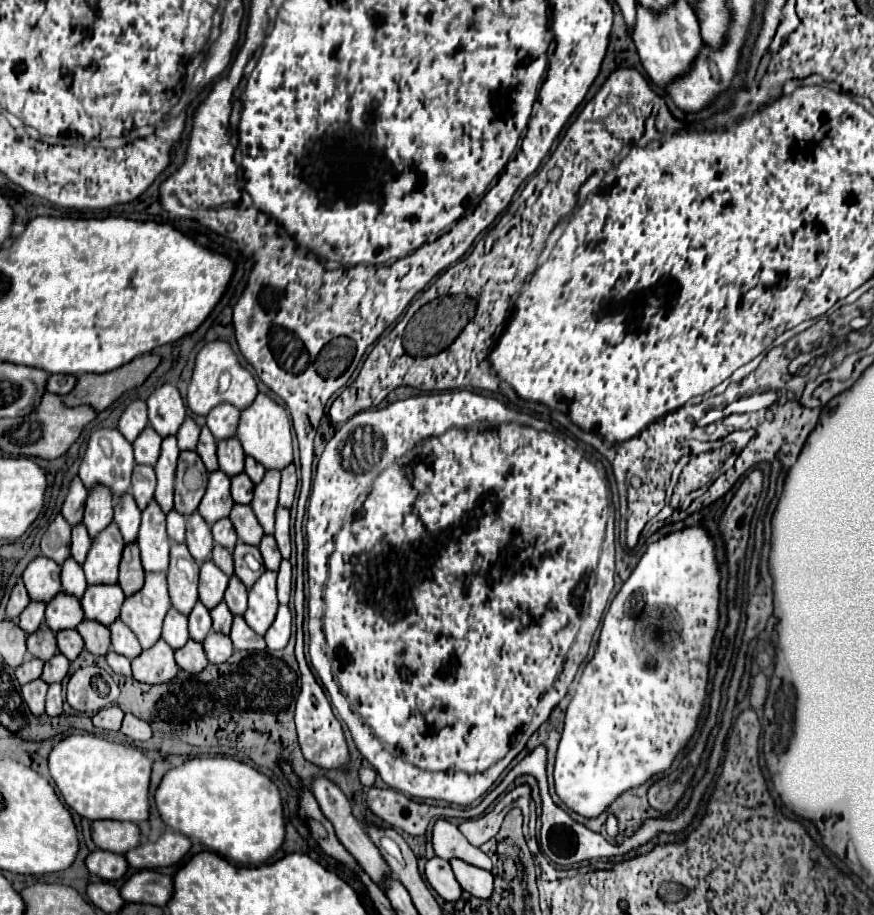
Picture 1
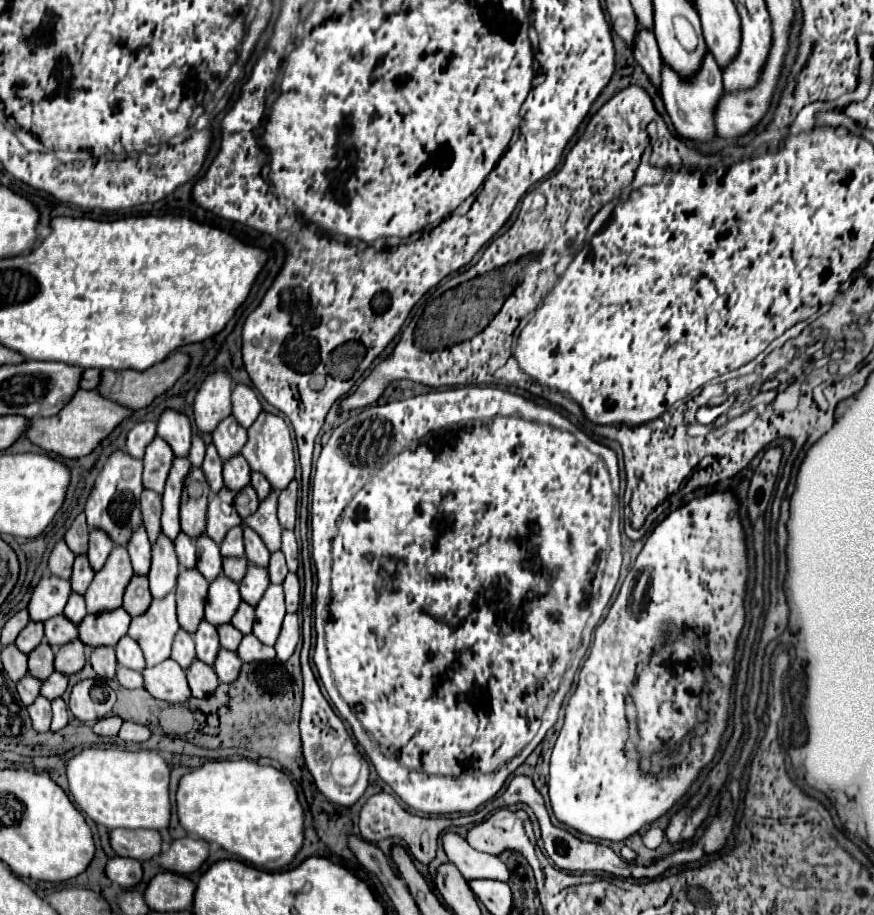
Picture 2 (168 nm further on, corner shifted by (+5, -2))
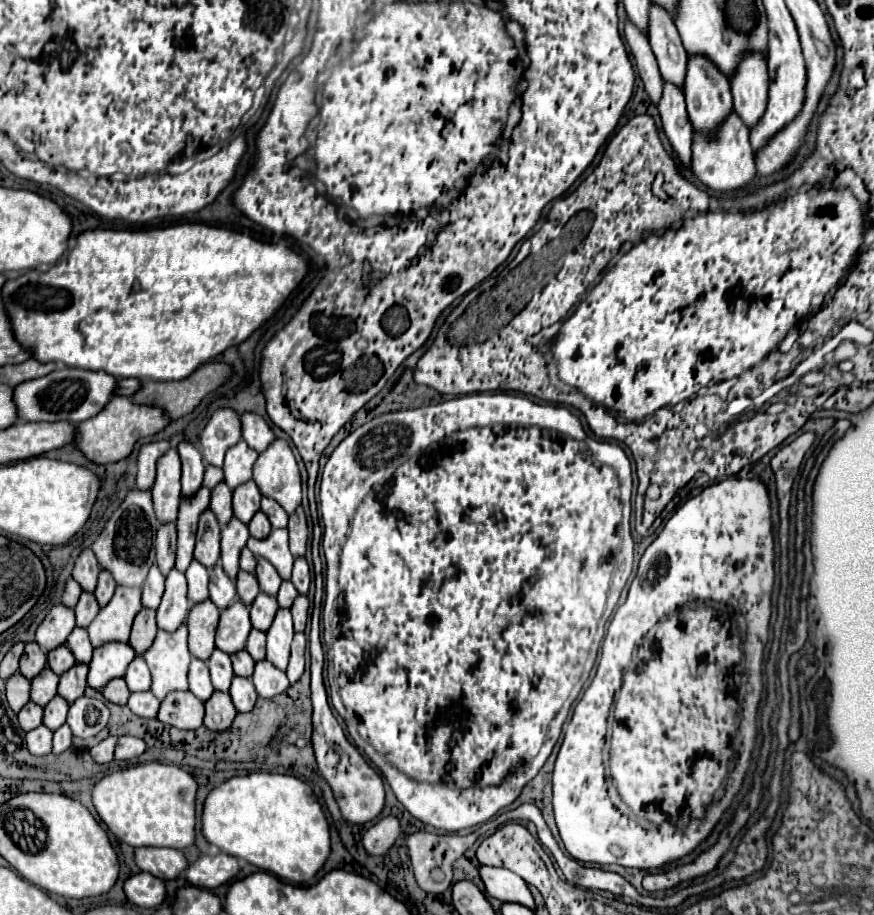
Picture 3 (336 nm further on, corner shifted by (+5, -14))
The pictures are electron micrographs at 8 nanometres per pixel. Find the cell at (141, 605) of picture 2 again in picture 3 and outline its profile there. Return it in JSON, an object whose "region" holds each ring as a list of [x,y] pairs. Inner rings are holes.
{"region":[[[142,607],[140,613],[136,615],[134,623],[132,623],[132,633],[130,633],[130,645],[134,647],[136,653],[142,653],[144,649],[150,647],[152,639],[156,637],[156,619],[154,619],[154,611],[148,607]]]}

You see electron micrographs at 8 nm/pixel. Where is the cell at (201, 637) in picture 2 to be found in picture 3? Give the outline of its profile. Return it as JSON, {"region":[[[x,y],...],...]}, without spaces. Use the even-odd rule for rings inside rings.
{"region":[[[214,649],[210,659],[208,659],[208,669],[210,669],[210,677],[212,677],[212,685],[214,689],[218,691],[228,691],[228,683],[234,675],[232,671],[232,663],[230,663],[230,655],[220,651],[220,649]]]}

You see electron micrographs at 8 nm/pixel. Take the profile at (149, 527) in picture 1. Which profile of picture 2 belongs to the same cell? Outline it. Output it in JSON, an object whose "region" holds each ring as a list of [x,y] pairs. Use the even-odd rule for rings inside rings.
{"region":[[[160,535],[158,543],[152,545],[152,567],[148,573],[150,591],[154,599],[162,599],[164,595],[174,591],[178,573],[180,573],[180,563],[176,559],[172,541],[166,535]]]}

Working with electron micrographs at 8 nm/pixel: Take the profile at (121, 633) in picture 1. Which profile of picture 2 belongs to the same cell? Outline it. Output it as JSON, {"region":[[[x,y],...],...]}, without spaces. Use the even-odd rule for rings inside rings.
{"region":[[[122,637],[120,643],[116,645],[116,657],[118,657],[118,663],[122,667],[128,667],[132,671],[144,671],[146,663],[144,663],[144,655],[138,647],[138,643],[132,641],[132,637]]]}

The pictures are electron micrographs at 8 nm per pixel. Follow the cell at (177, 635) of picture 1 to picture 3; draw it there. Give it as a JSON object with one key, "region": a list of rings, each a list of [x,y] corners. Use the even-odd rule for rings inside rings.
{"region":[[[192,659],[190,661],[190,667],[188,667],[188,685],[190,685],[190,691],[198,697],[198,699],[208,699],[208,695],[212,695],[214,687],[212,687],[212,681],[210,681],[210,673],[208,673],[208,667],[202,659]]]}

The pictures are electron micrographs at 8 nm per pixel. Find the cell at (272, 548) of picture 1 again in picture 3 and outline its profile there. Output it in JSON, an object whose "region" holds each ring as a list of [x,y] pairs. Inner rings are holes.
{"region":[[[282,581],[280,589],[278,589],[278,595],[276,595],[278,605],[280,607],[290,607],[292,605],[292,599],[296,595],[298,595],[298,591],[296,591],[296,587],[292,587],[292,581]]]}

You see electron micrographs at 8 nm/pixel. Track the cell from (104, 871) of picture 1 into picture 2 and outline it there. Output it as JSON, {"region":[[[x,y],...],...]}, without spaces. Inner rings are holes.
{"region":[[[114,857],[106,865],[106,875],[110,881],[128,889],[128,887],[134,887],[142,881],[142,863],[136,859]]]}

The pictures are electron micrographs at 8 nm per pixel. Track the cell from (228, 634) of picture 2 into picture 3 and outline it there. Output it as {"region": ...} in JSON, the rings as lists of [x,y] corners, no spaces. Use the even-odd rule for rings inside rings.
{"region":[[[246,649],[232,653],[230,659],[232,659],[232,667],[234,667],[234,673],[236,673],[236,675],[242,675],[242,677],[250,677],[250,675],[252,675],[254,659],[248,655]]]}

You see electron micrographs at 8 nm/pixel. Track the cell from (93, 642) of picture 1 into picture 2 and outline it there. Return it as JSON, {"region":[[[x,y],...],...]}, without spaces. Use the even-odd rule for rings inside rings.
{"region":[[[98,647],[90,651],[90,663],[94,667],[94,671],[98,673],[98,677],[102,679],[114,679],[116,675],[116,655],[112,647]]]}

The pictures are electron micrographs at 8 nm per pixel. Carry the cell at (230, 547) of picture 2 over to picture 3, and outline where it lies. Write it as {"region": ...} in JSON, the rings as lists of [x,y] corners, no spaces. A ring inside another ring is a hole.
{"region":[[[244,547],[240,553],[240,569],[248,571],[248,573],[254,573],[254,569],[256,569],[256,557],[252,551],[248,551],[248,547]]]}

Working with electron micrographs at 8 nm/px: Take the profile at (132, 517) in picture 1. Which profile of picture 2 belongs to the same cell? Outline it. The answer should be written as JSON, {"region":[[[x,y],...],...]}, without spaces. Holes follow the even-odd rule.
{"region":[[[140,527],[132,539],[130,539],[130,545],[128,545],[128,553],[130,553],[130,559],[132,559],[132,567],[136,571],[136,575],[148,575],[148,565],[150,565],[150,559],[152,559],[152,553],[150,553],[150,541],[148,541],[148,535],[144,531],[144,527]]]}

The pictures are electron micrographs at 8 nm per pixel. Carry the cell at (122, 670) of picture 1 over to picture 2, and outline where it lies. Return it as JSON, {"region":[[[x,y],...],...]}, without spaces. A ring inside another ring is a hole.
{"region":[[[118,667],[116,679],[118,679],[118,683],[120,683],[122,687],[126,687],[126,689],[140,689],[140,687],[144,687],[144,677],[142,677],[142,673],[132,671],[132,669],[126,669],[126,667]]]}

